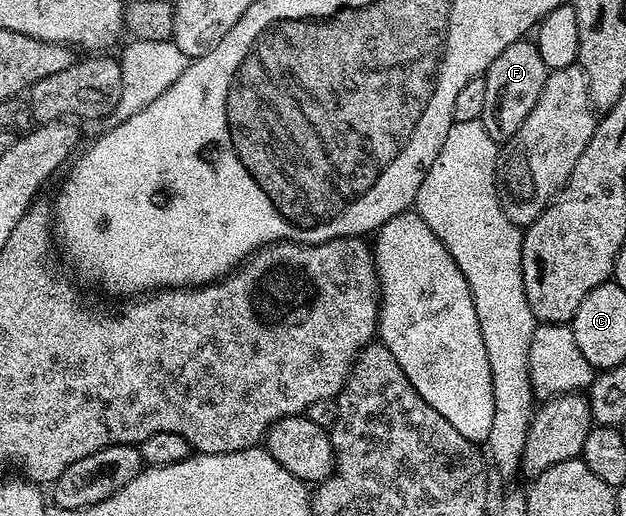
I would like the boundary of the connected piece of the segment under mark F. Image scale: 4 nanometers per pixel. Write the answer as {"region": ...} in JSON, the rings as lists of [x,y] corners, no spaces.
{"region":[[[524,39],[517,43],[509,43],[493,63],[489,63],[485,79],[485,111],[482,123],[485,131],[498,143],[504,143],[511,136],[517,135],[521,123],[533,111],[537,99],[541,95],[541,87],[545,87],[545,79],[549,70],[545,59],[541,59],[541,51],[534,40]]]}

